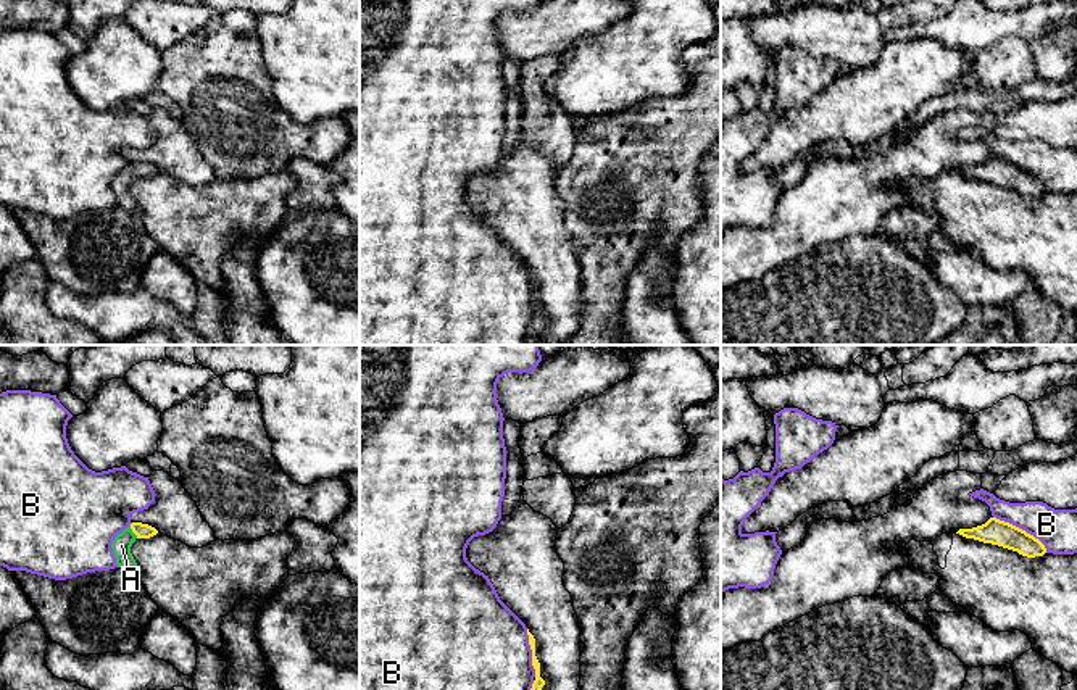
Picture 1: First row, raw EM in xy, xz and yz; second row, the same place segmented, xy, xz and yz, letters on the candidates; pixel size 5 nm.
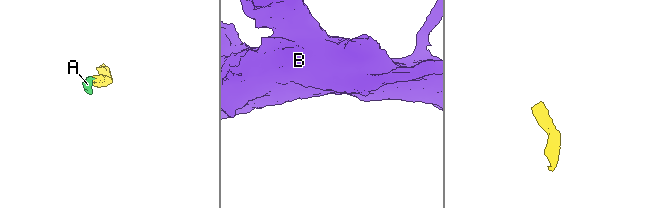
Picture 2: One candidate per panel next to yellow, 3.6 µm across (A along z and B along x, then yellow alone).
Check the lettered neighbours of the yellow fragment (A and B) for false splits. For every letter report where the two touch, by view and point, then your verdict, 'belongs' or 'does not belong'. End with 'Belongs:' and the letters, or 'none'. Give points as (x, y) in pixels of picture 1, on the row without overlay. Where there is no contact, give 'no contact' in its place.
A: meets yellow in xy at (133, 170); belongs
B: meets yellow in yz at (1021, 168); does not belong
Belongs: A

